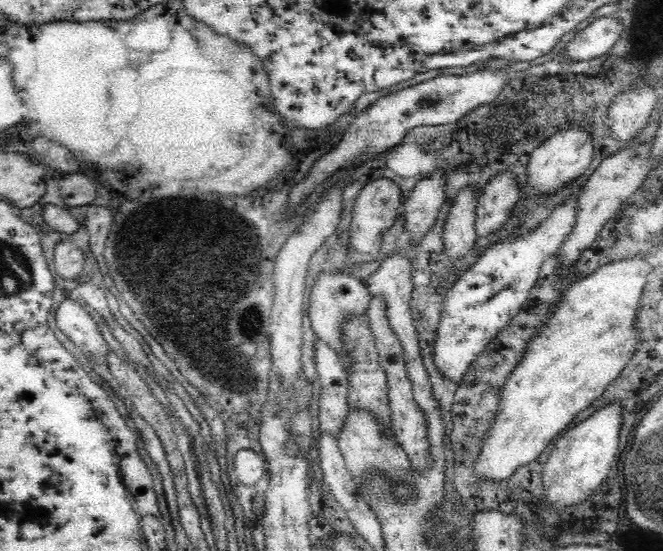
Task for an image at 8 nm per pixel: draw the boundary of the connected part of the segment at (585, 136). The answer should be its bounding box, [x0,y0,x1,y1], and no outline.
[526,121,594,195]

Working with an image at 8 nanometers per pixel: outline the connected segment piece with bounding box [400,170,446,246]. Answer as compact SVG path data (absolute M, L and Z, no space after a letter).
M432 171L427 177L419 179L412 192L404 198L400 209L401 216L404 217L404 231L411 236L407 246L419 243L434 226L445 201L444 171Z

